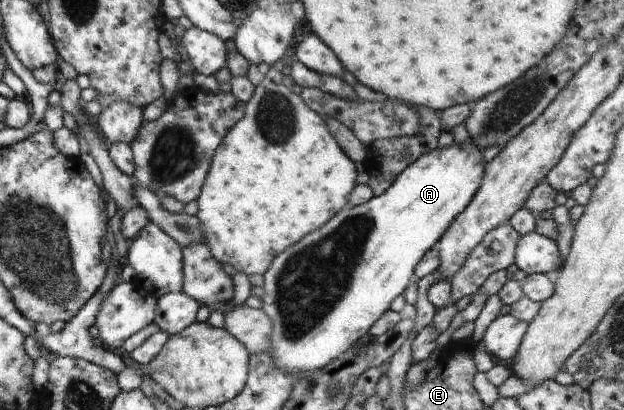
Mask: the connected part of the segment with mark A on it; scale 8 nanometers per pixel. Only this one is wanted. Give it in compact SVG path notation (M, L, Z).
M469 139L462 143L453 143L451 146L436 148L421 155L415 162L412 162L405 170L395 177L393 184L383 194L374 196L369 202L362 205L347 206L342 208L331 220L325 223L323 228L311 232L304 236L297 244L289 246L285 252L275 256L273 264L270 264L268 271L264 274L264 292L261 296L263 301L263 310L271 317L272 333L270 336L270 355L281 367L288 373L315 372L322 369L323 366L334 361L340 354L343 354L356 340L369 332L369 328L377 322L384 312L390 309L391 303L397 296L403 294L412 276L417 264L426 255L426 252L433 248L434 244L440 240L449 228L453 219L467 208L467 205L474 199L475 193L480 189L483 182L484 167L486 162L481 155L483 150L476 147Z

